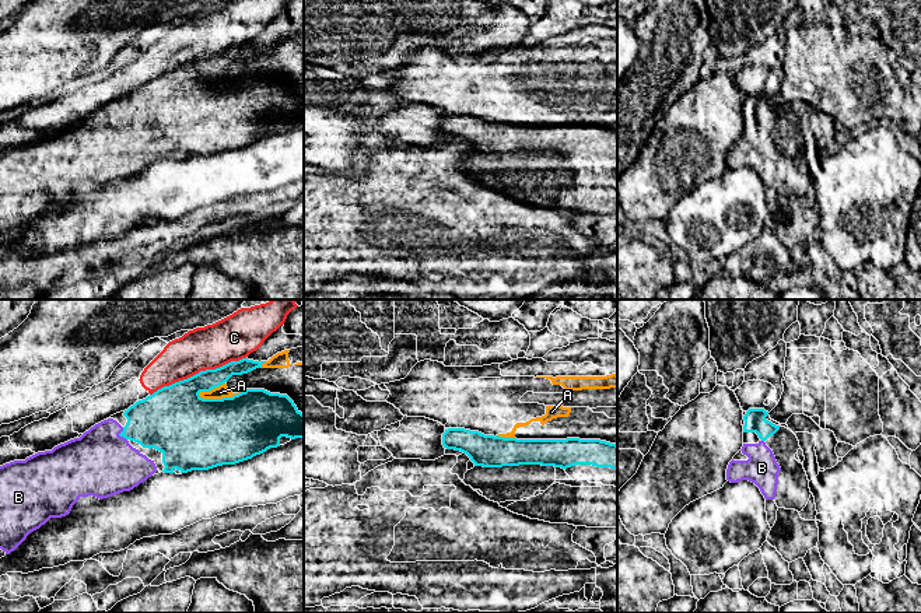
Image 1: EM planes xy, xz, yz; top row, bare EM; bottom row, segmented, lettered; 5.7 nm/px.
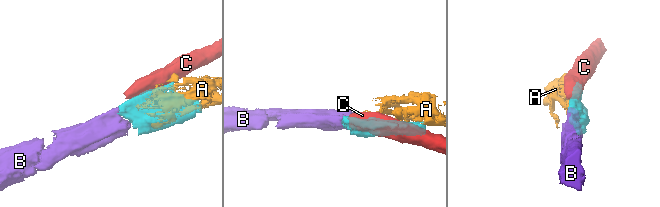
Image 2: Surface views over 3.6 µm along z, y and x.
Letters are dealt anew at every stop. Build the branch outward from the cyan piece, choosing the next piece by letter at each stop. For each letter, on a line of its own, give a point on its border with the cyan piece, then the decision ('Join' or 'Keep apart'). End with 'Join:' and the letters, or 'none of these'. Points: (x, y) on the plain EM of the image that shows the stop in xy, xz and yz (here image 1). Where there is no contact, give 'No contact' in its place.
A: Touches cyan at xy (223, 84). Keep apart
B: Touches cyan at xy (119, 121). Join
C: Touches cyan at xy (199, 59). Keep apart
Join: B

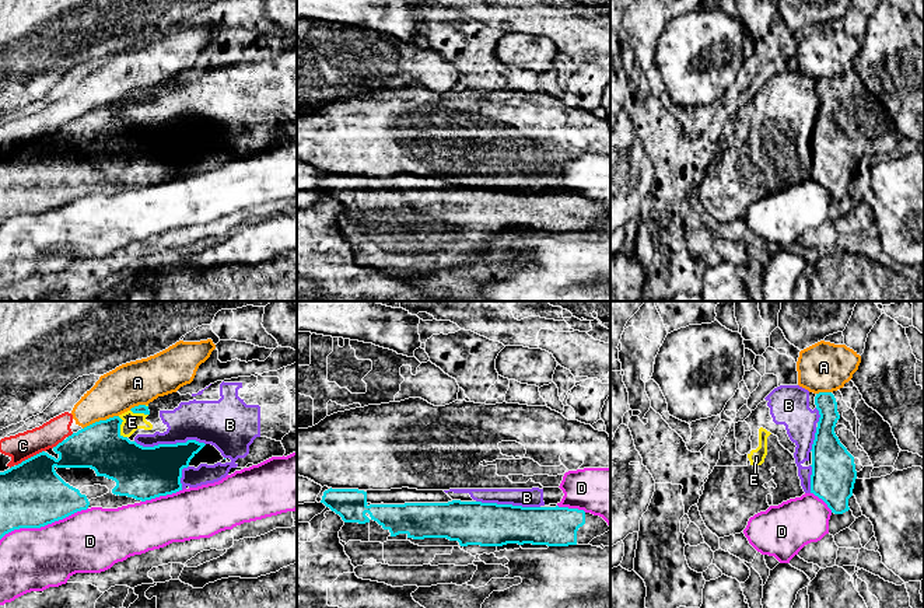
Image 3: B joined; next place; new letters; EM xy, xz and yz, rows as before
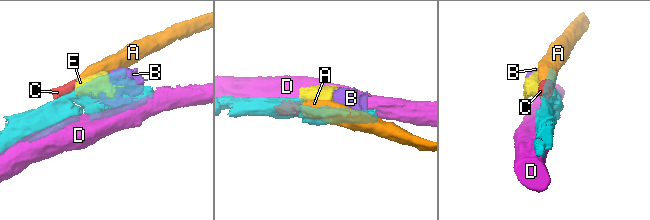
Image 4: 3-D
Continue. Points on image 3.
A: Touches cyan at xy (100, 107). Keep apart
B: Touches cyan at xy (170, 130). Keep apart
C: Touches cyan at xy (31, 143). Keep apart
D: Touches cyan at xy (44, 212). Keep apart
E: Touches cyan at xy (119, 114). Keep apart
Join: none of these

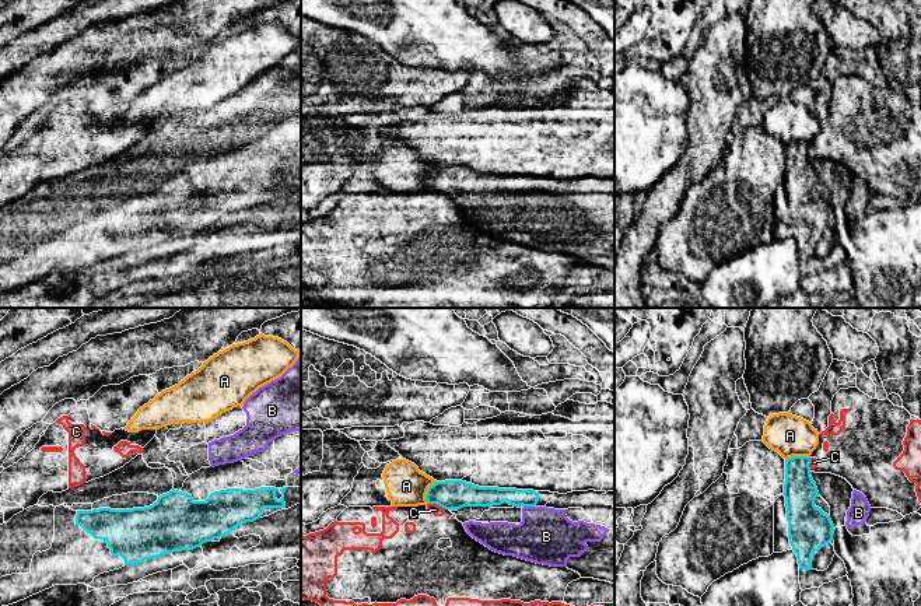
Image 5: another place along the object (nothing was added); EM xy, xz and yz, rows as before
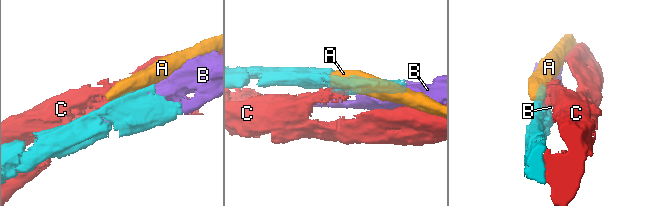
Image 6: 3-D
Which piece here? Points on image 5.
A: Touches cyan at xz (427, 178). Keep apart
B: Touches cyan at xz (529, 192). Join
C: Touches cyan at xz (437, 191). Keep apart
Join: B

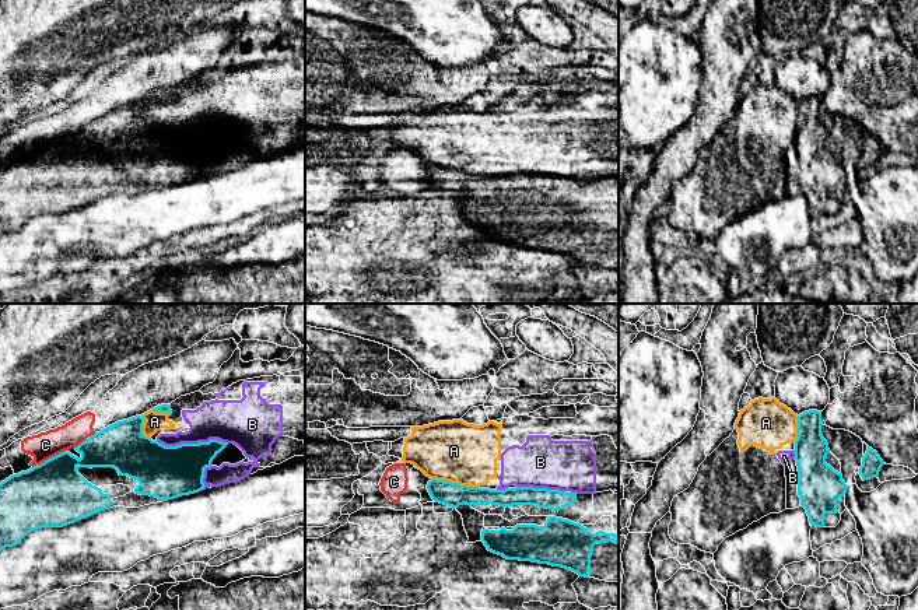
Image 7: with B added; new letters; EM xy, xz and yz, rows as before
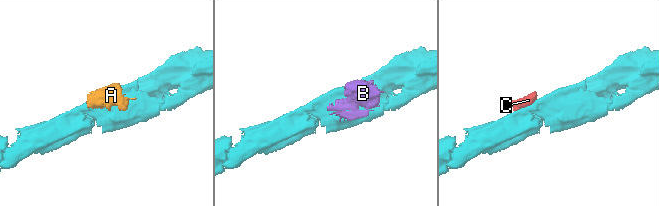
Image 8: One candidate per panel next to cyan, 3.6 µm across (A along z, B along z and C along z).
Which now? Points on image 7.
A: Touches cyan at xz (455, 169). Keep apart
B: Touches cyan at xy (192, 130). Keep apart
C: Touches cyan at xy (53, 143). Keep apart
Join: none of these

